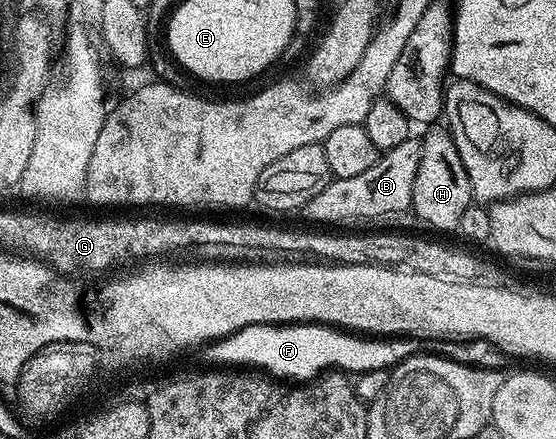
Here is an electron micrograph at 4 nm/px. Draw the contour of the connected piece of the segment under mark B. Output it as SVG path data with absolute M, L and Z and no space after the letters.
M411 139L400 147L385 150L368 171L352 175L352 179L334 177L304 206L310 221L319 221L322 227L338 227L341 221L366 221L369 217L386 217L389 213L402 213L411 208L412 187L416 183L416 171L420 167L421 140Z

